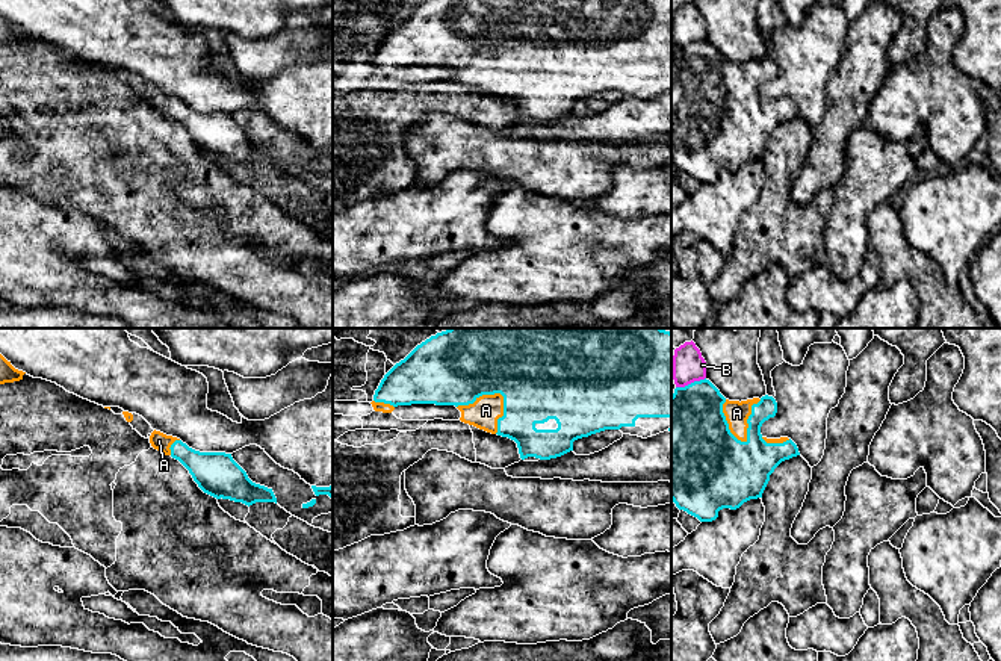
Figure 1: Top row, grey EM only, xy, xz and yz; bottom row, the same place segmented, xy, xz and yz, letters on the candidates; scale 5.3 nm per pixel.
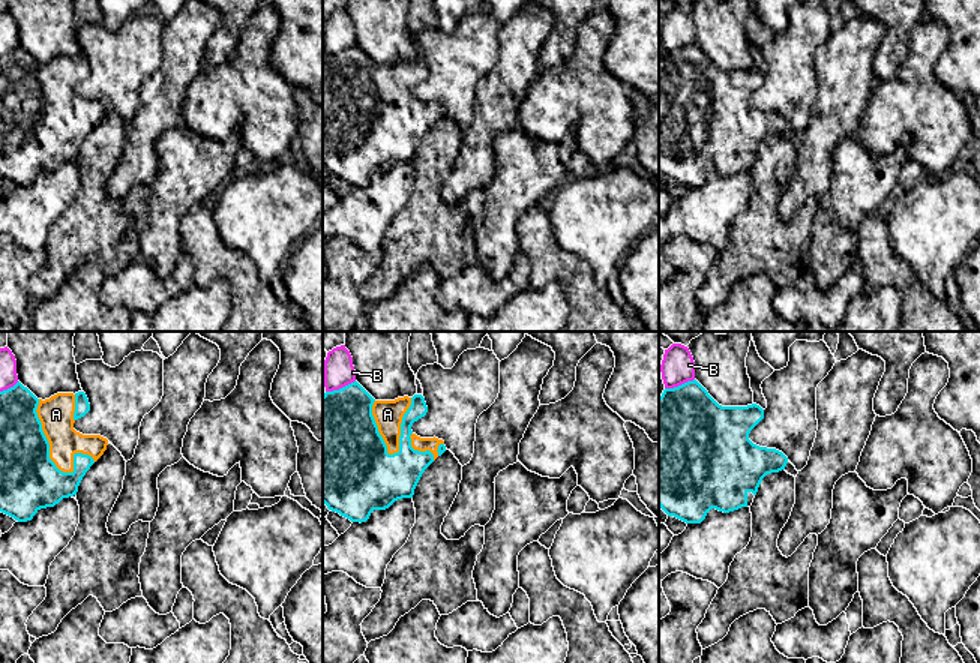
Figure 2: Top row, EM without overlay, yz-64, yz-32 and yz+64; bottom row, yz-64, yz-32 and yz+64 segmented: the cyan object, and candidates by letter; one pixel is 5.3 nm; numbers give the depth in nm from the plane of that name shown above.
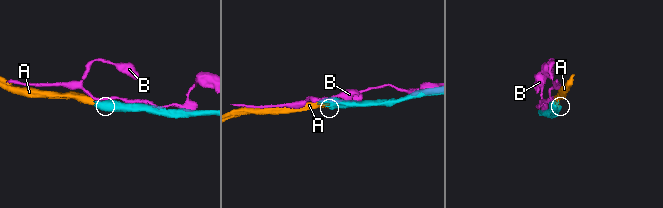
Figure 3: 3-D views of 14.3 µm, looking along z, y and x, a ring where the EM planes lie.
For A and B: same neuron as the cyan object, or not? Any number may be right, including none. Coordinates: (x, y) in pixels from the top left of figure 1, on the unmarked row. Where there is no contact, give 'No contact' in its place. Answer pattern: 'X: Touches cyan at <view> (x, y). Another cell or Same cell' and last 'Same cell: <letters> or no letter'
A: Touches cyan at yz (747, 83). Same cell
B: Touches cyan at yz (691, 44). Another cell
Same cell: A

